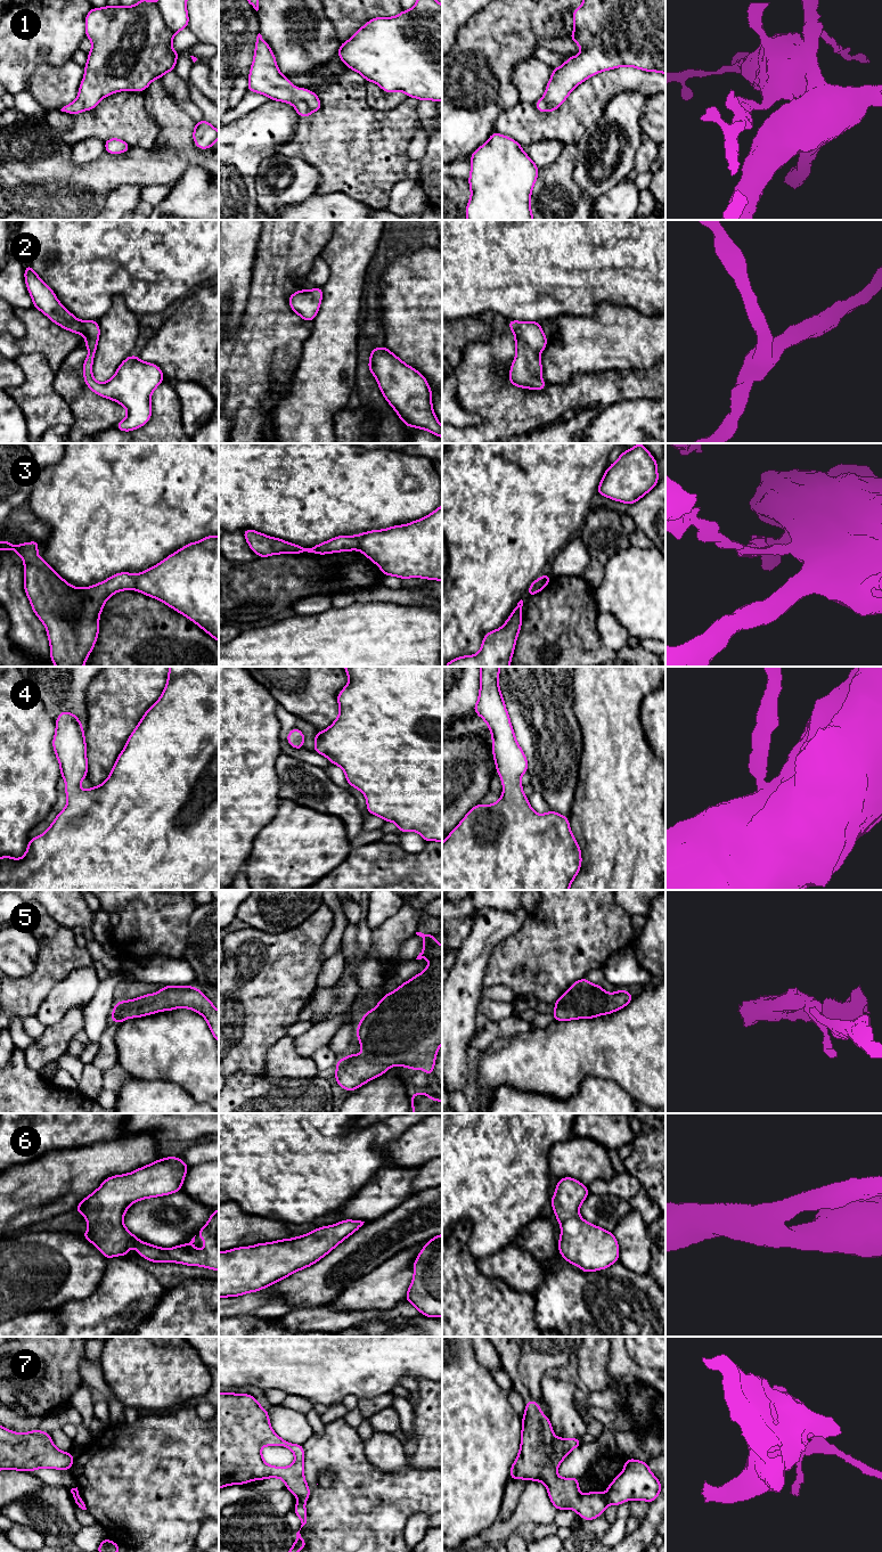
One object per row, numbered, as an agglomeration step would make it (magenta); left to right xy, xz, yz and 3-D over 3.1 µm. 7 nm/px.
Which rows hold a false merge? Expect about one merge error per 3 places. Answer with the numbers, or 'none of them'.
3, 7

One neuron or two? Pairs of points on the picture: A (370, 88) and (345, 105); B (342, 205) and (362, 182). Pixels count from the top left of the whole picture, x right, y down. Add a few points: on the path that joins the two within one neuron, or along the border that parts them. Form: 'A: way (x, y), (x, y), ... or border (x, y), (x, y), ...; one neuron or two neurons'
A: border (366, 81), (366, 100), (373, 107), (384, 111); two neurons
B: border (324, 193), (344, 193), (362, 201), (368, 206); two neurons

